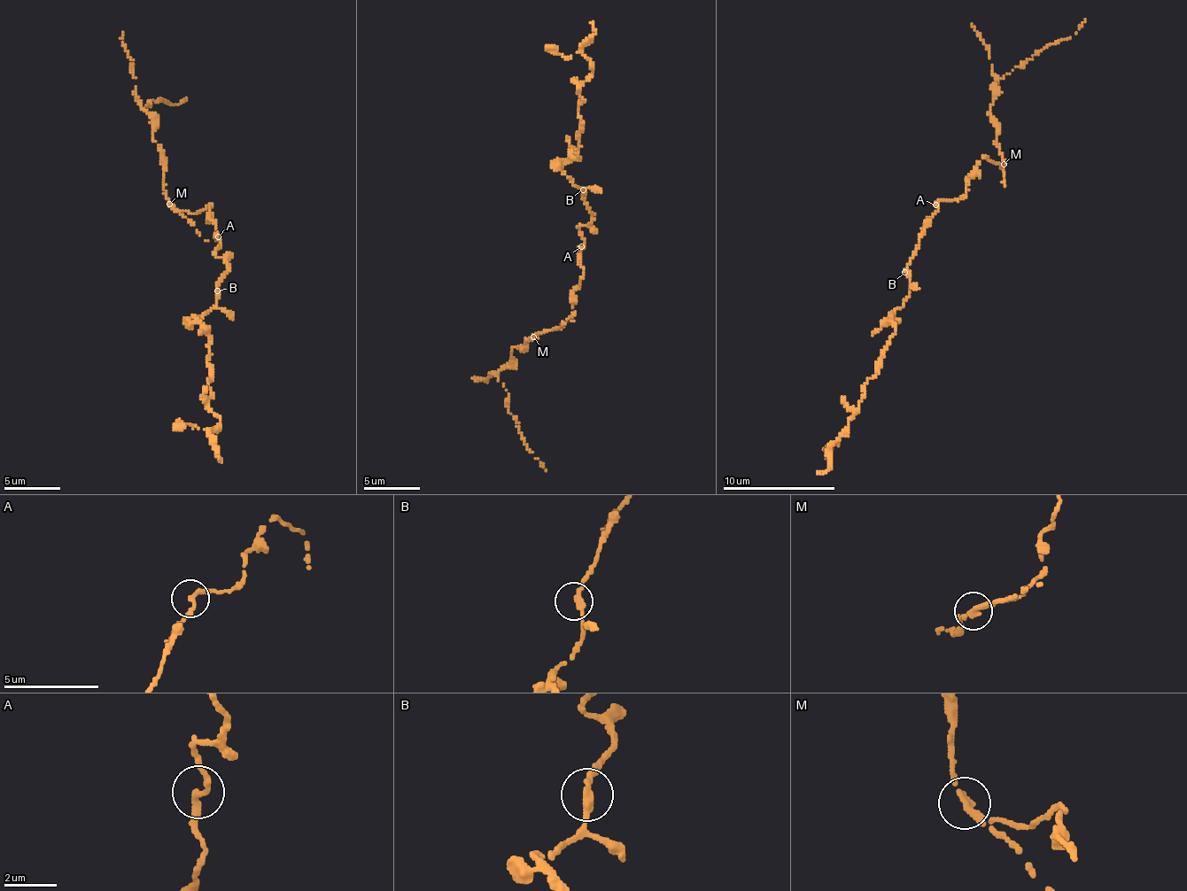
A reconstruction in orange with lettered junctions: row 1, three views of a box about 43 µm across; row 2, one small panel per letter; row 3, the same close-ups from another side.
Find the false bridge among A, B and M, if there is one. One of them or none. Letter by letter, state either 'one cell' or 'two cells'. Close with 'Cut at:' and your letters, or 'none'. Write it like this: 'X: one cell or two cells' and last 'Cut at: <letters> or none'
A: one cell
B: one cell
M: two cells
Cut at: M

